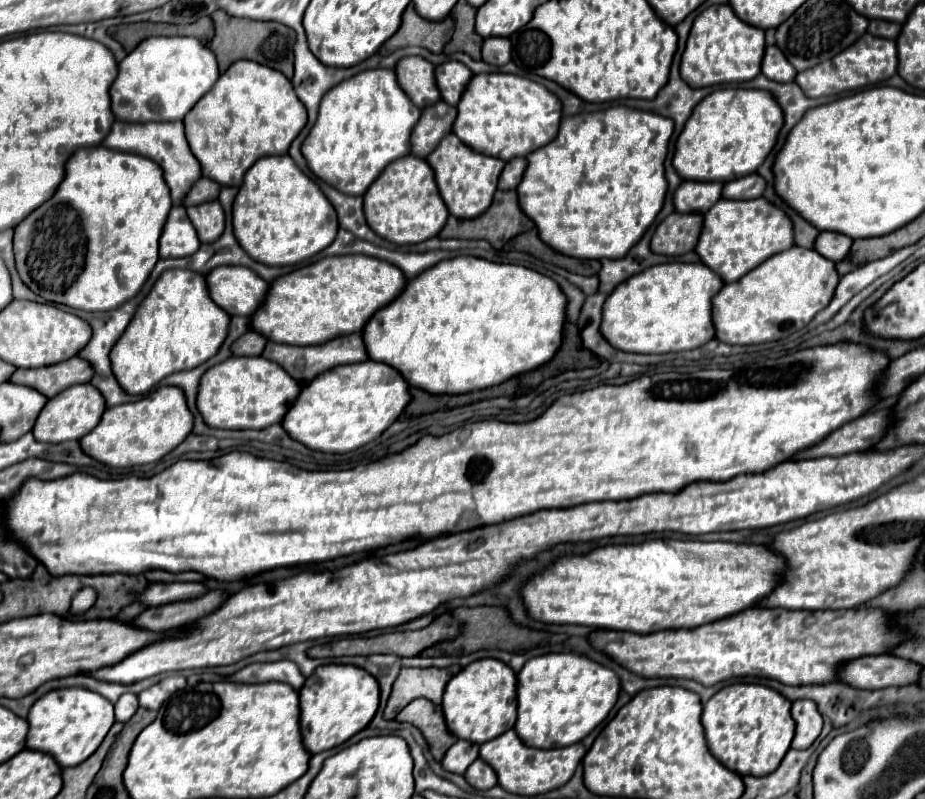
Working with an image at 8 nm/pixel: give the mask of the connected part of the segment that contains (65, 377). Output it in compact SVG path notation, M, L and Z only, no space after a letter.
M72 357L58 365L48 365L42 369L16 369L10 381L16 385L32 387L50 399L58 395L62 389L68 389L70 385L88 383L92 373L94 371L90 369L88 361L82 361L80 357Z

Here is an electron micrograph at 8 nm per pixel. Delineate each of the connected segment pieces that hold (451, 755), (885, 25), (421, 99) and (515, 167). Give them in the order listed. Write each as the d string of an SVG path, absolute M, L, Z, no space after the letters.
M456 741L444 755L444 761L442 761L442 767L446 771L452 771L452 773L458 773L458 775L464 775L468 765L478 759L478 745L476 743L470 743L470 741Z
M870 21L868 25L868 33L870 35L878 35L878 37L886 37L886 39L896 39L900 33L900 23L890 23L890 21Z
M402 57L396 67L398 85L414 105L430 105L434 101L440 101L440 91L434 81L434 65L422 57Z
M516 157L510 159L502 173L500 173L500 181L498 181L498 189L516 189L516 185L522 181L522 173L526 169L526 159L524 157Z

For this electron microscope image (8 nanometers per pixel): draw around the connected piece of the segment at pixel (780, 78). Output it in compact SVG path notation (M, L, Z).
M772 45L772 47L766 47L764 59L762 59L762 75L778 83L788 83L788 81L794 81L796 69L788 63L782 51L776 45Z

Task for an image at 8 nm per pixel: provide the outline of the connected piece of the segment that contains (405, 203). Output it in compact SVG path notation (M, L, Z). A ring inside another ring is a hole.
M406 155L392 161L366 191L364 217L376 235L396 245L414 245L436 237L446 225L448 209L436 189L434 171L426 159Z

